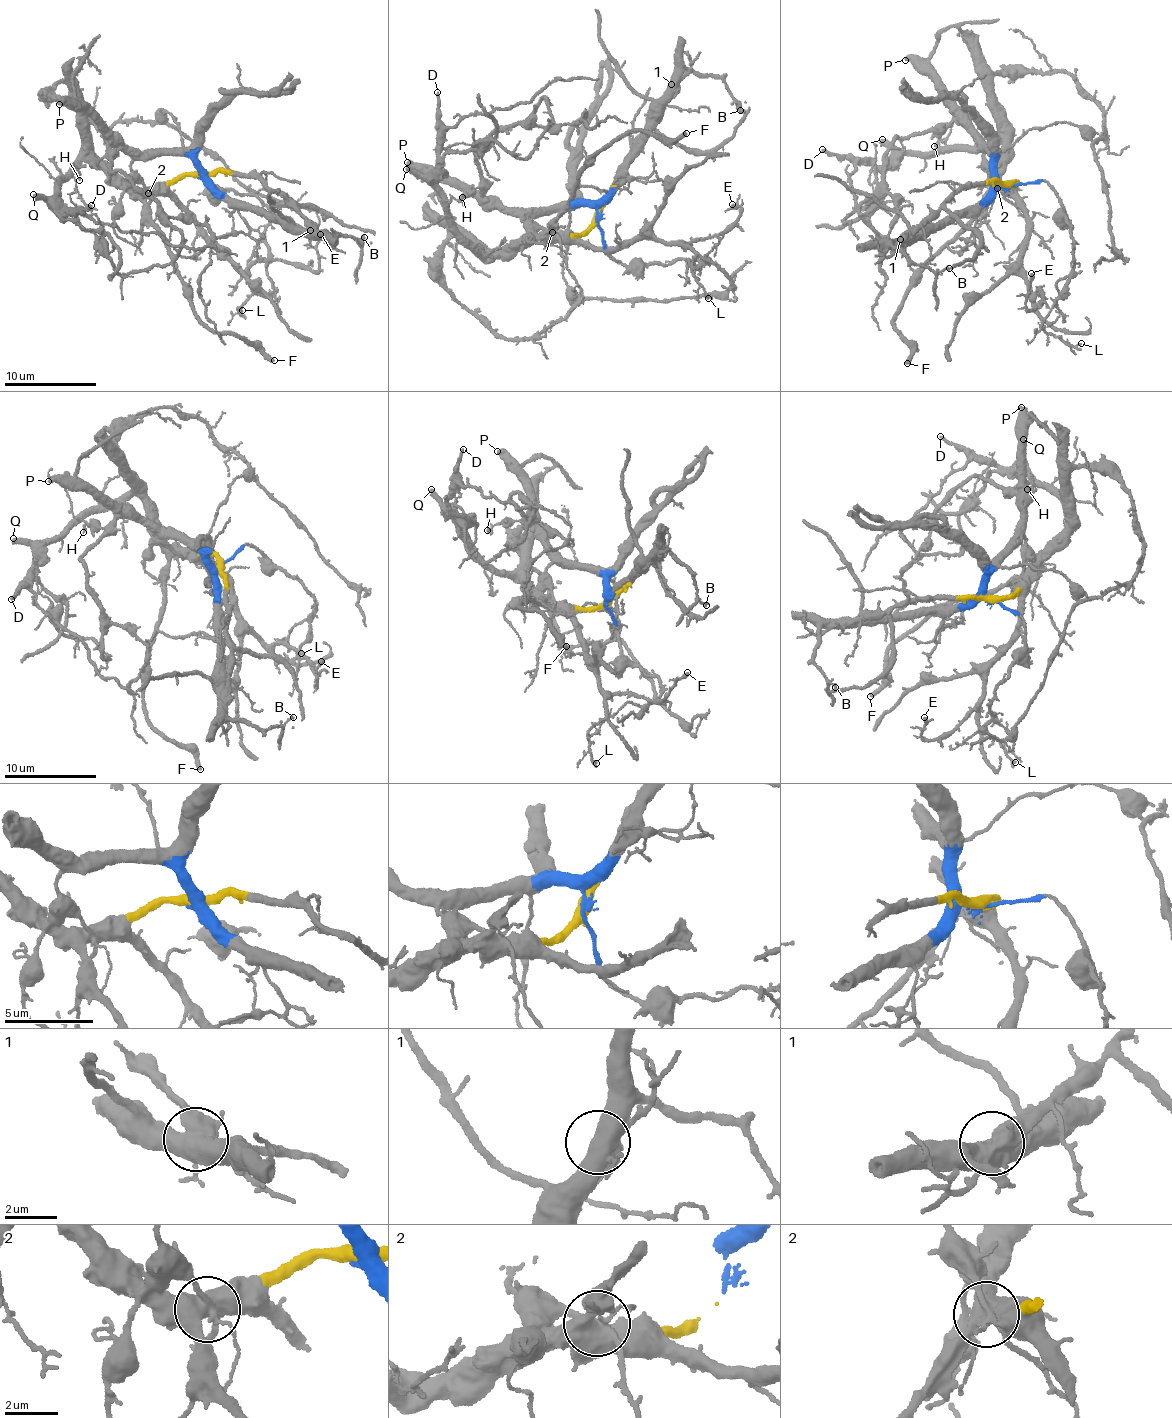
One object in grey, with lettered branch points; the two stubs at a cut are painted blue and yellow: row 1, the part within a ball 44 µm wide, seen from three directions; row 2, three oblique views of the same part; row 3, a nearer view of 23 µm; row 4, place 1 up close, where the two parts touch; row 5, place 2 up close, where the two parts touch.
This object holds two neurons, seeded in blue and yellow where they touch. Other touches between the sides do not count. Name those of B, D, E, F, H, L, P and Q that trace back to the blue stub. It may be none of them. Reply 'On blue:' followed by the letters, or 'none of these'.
On blue: B, H, P

